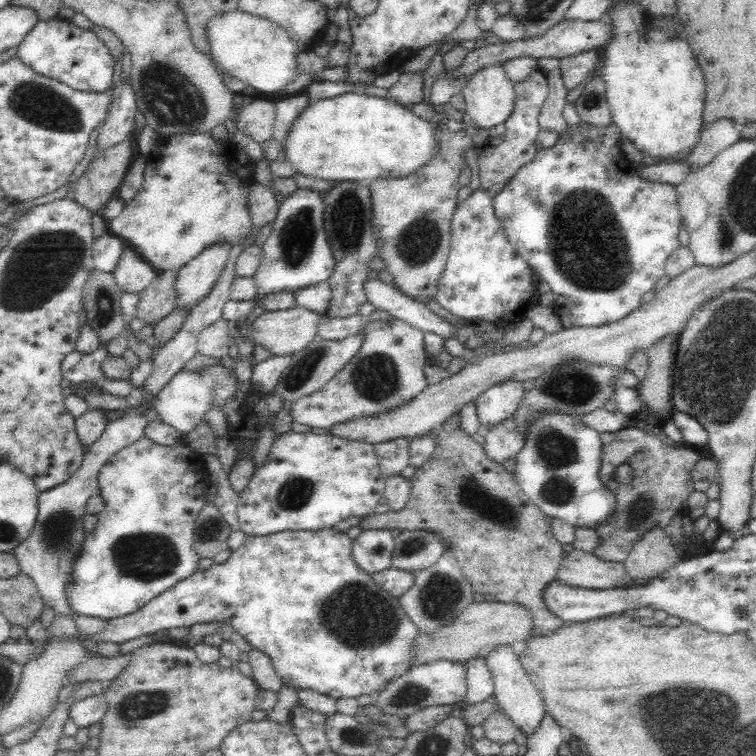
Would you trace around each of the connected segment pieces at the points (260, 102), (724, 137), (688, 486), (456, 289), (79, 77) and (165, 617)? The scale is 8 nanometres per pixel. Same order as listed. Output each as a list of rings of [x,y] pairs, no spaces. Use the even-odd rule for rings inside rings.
[[[255,97],[249,105],[242,105],[236,118],[237,128],[256,142],[271,140],[276,120],[276,103],[263,97]]]
[[[720,117],[714,119],[708,126],[703,128],[696,151],[689,155],[686,160],[692,164],[692,170],[706,166],[731,144],[742,138],[741,127],[734,123],[734,119]]]
[[[626,426],[624,429],[615,432],[612,442],[604,445],[600,453],[598,476],[603,487],[608,489],[608,493],[614,495],[616,506],[614,506],[614,512],[595,528],[596,537],[598,537],[600,544],[596,546],[596,549],[591,550],[594,557],[602,561],[624,563],[634,546],[642,541],[646,534],[657,527],[664,531],[674,521],[674,517],[677,515],[686,516],[687,503],[695,490],[690,472],[700,458],[701,456],[695,448],[690,446],[687,446],[687,448],[668,447],[656,433],[640,427]],[[622,463],[628,463],[634,467],[634,478],[628,484],[619,484],[613,475],[613,470],[618,464]]]
[[[481,186],[473,190],[454,211],[451,220],[451,246],[444,270],[437,282],[436,296],[433,298],[440,304],[440,308],[448,310],[458,320],[466,320],[472,326],[478,322],[490,322],[504,327],[520,322],[534,304],[535,298],[531,267],[507,239],[500,221],[494,214],[492,199],[492,195]]]
[[[59,18],[40,20],[17,46],[16,59],[44,77],[88,93],[107,92],[115,66],[110,51],[93,31],[78,29],[71,20]]]
[[[335,528],[312,531],[285,531],[284,533],[270,534],[269,536],[247,537],[244,545],[230,553],[230,557],[224,564],[213,564],[207,570],[197,571],[178,581],[174,586],[165,590],[162,594],[153,598],[148,604],[144,604],[140,610],[132,614],[126,614],[120,618],[109,620],[109,626],[101,633],[96,641],[114,642],[122,645],[135,638],[148,634],[160,634],[160,631],[170,628],[188,628],[194,624],[206,624],[208,622],[218,622],[230,624],[234,633],[246,640],[249,647],[263,652],[272,661],[277,675],[284,683],[294,685],[299,690],[315,690],[320,694],[327,694],[330,698],[360,698],[360,696],[375,697],[391,680],[404,676],[409,669],[414,667],[416,653],[412,653],[419,638],[419,629],[410,620],[406,611],[400,604],[399,597],[392,596],[390,592],[382,589],[354,561],[352,554],[353,540],[345,532],[337,532]]]

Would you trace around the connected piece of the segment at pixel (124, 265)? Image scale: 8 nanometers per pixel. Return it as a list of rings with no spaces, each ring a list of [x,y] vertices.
[[[126,246],[113,273],[115,281],[124,292],[142,293],[154,280],[158,270],[148,264],[132,247]]]

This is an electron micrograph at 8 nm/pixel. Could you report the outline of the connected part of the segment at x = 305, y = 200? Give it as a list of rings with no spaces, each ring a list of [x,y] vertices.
[[[310,188],[296,189],[280,204],[273,230],[262,246],[262,262],[252,276],[256,281],[256,297],[263,299],[270,292],[295,294],[309,284],[327,280],[334,261],[322,226],[322,207],[320,192]]]

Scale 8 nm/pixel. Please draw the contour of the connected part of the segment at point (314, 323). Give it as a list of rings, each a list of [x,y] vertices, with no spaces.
[[[296,304],[288,310],[263,310],[252,322],[254,344],[264,346],[273,355],[293,355],[316,338],[321,316]]]

